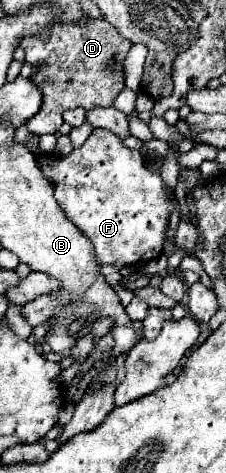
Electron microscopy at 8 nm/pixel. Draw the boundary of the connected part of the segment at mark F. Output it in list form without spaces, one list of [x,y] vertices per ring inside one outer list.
[[[93,129],[89,139],[79,149],[73,149],[67,157],[57,159],[53,155],[37,155],[37,163],[43,175],[53,181],[55,199],[59,201],[63,213],[67,213],[67,219],[71,219],[75,227],[93,243],[99,263],[133,265],[161,255],[167,221],[171,211],[177,207],[177,199],[175,195],[167,195],[161,171],[151,171],[141,151],[127,149],[121,137],[107,133],[107,129]]]

